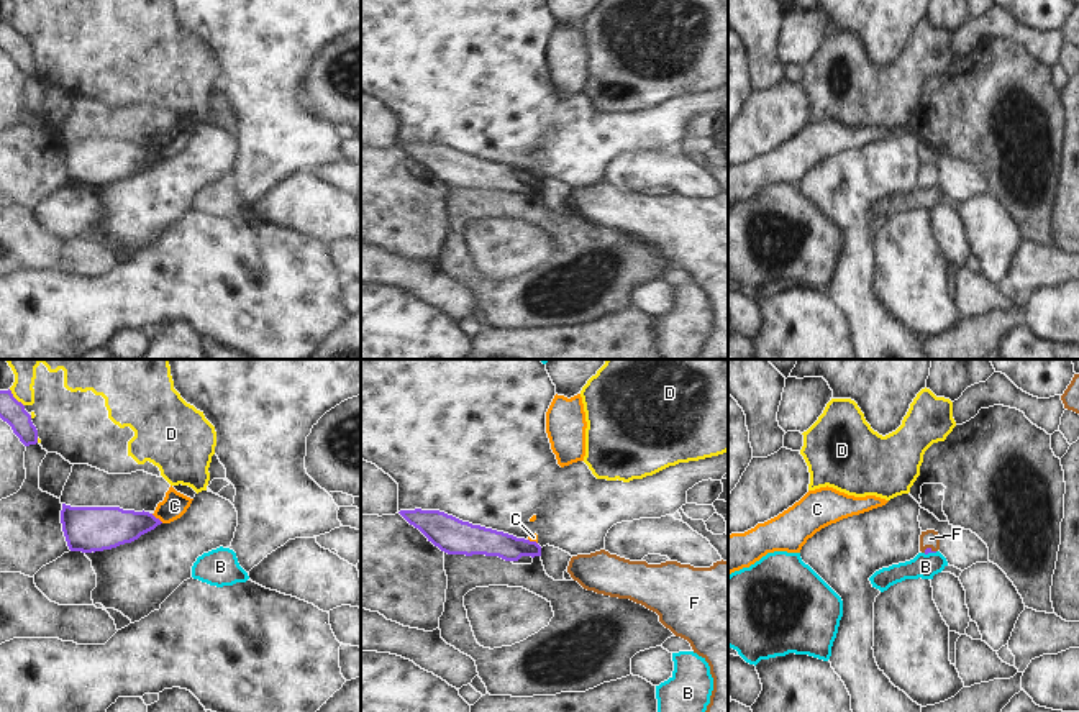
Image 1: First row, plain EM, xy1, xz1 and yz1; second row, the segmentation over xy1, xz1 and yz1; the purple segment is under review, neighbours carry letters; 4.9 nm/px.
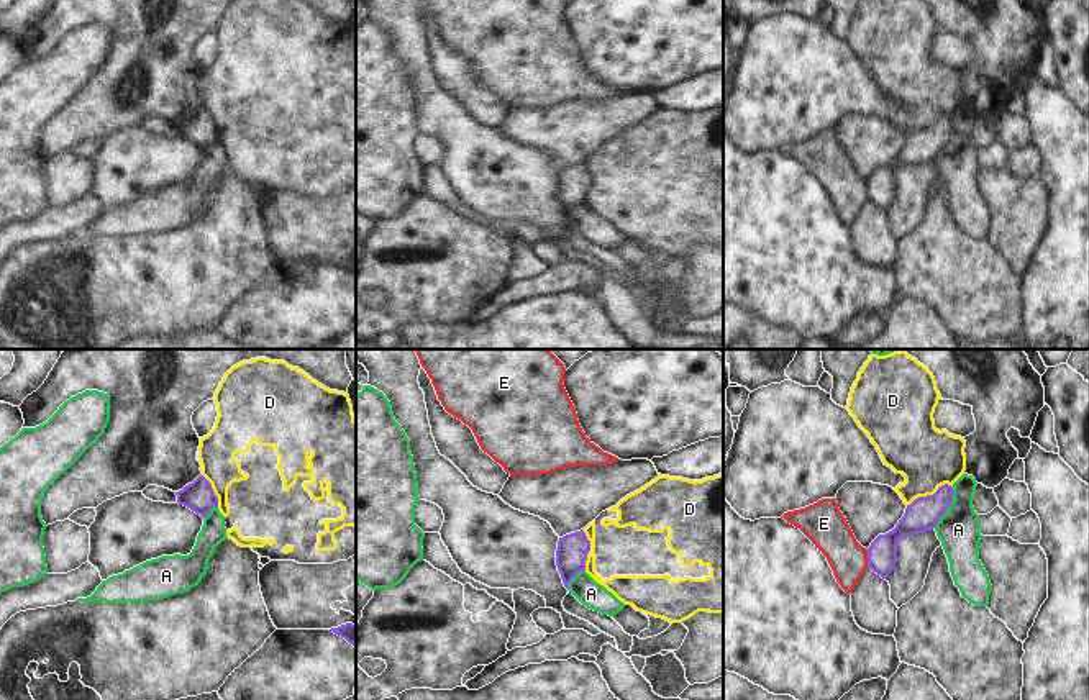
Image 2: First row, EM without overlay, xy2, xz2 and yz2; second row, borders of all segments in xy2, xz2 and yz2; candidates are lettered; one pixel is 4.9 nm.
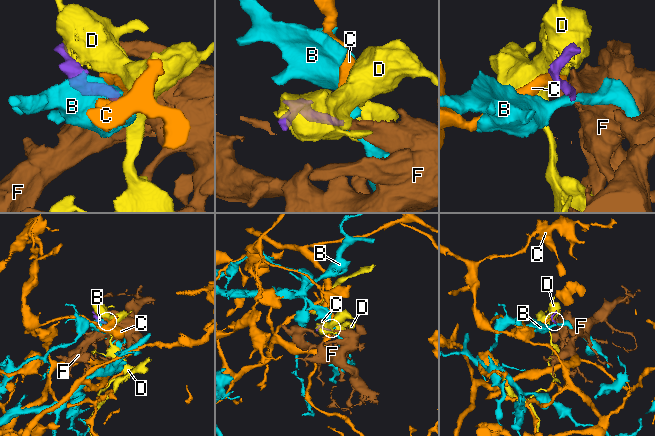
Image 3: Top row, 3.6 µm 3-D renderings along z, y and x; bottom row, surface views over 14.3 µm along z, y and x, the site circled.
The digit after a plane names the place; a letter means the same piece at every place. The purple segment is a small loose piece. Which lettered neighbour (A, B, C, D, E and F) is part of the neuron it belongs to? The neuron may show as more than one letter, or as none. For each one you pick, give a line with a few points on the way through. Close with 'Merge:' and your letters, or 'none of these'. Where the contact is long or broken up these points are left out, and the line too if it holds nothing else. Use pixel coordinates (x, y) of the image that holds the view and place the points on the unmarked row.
F: Path across: yz1 (928, 182), (930, 181), (930, 171)
Merge: F

